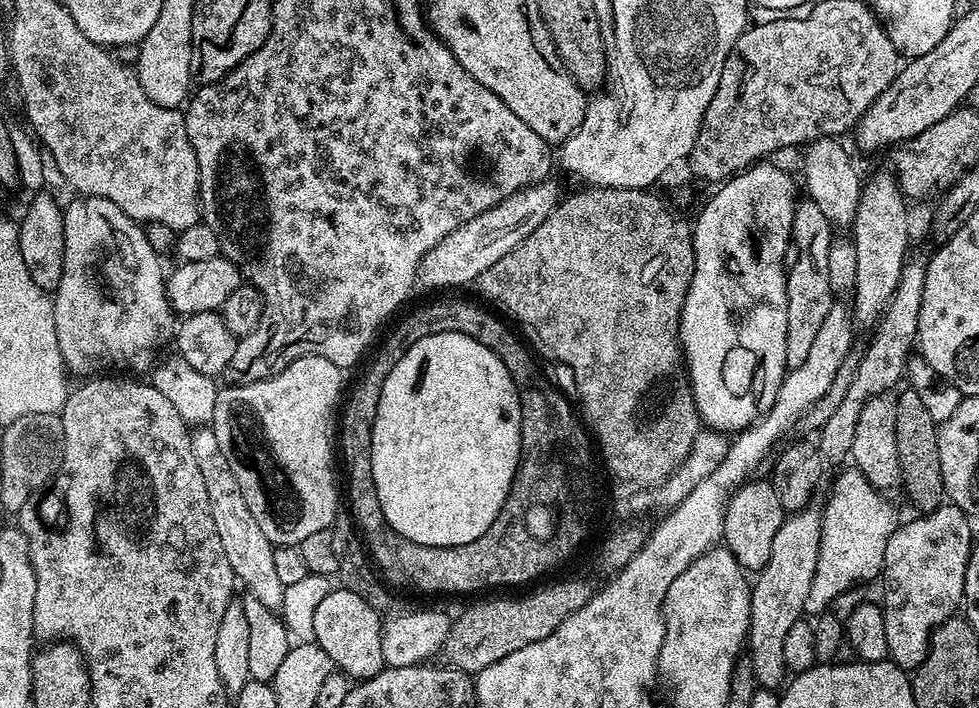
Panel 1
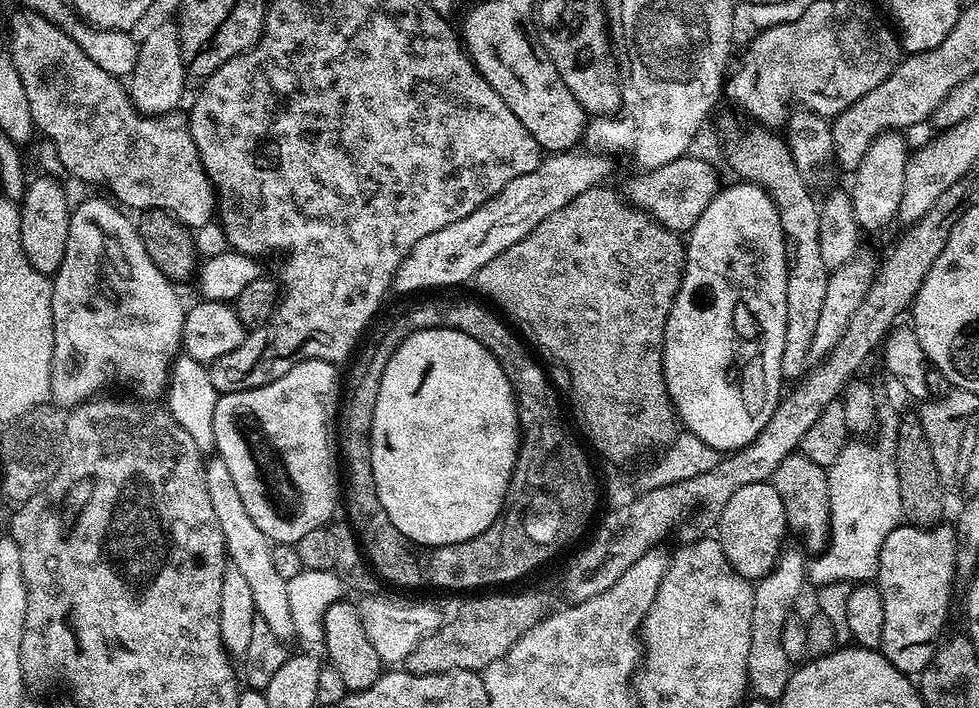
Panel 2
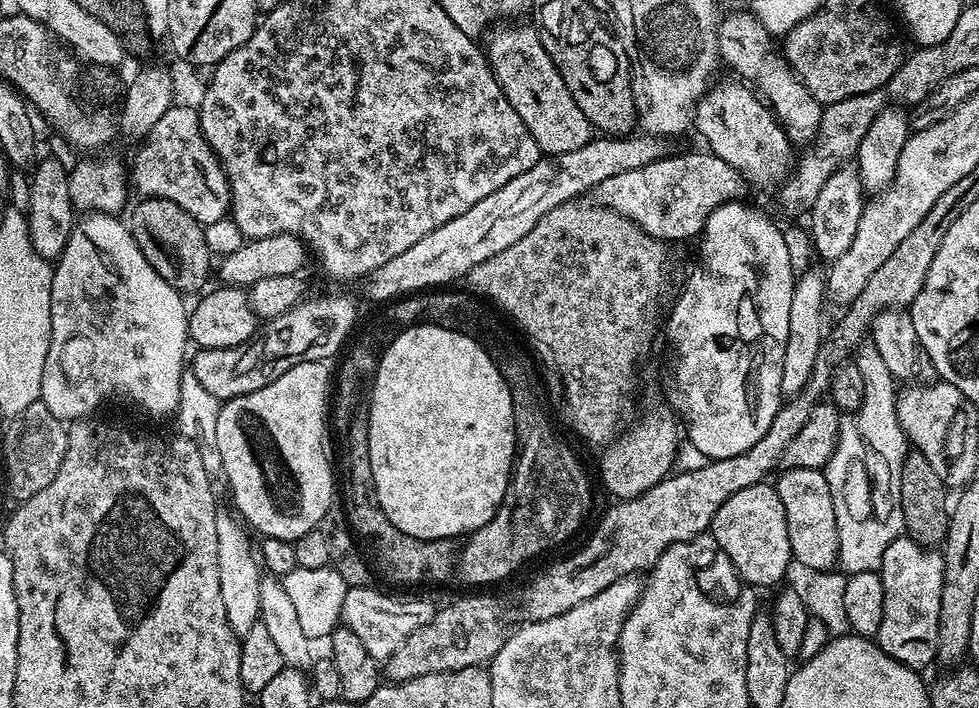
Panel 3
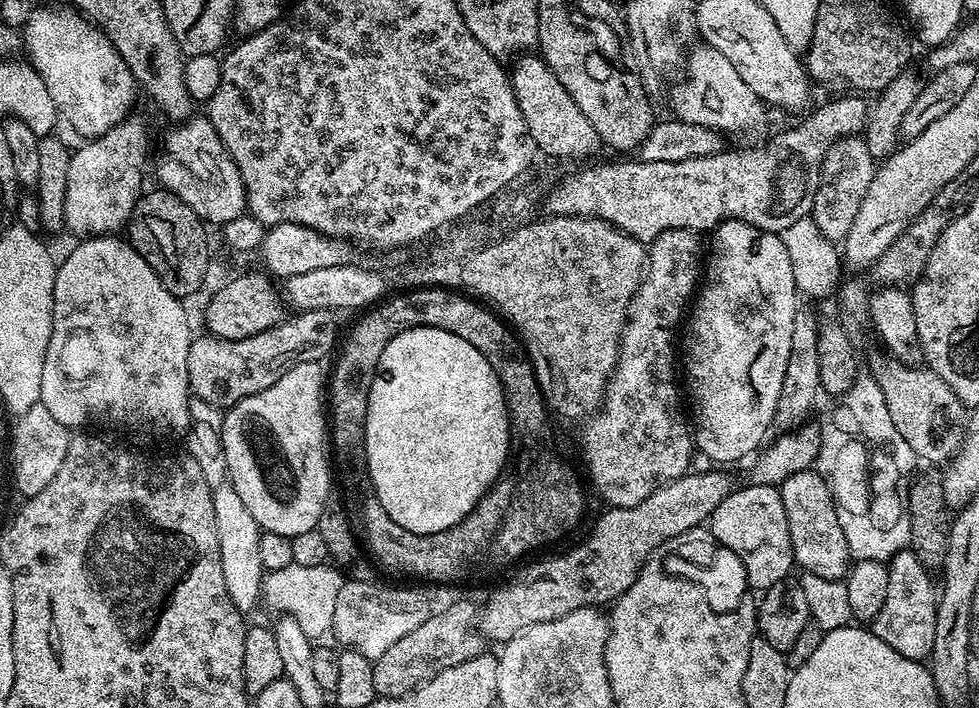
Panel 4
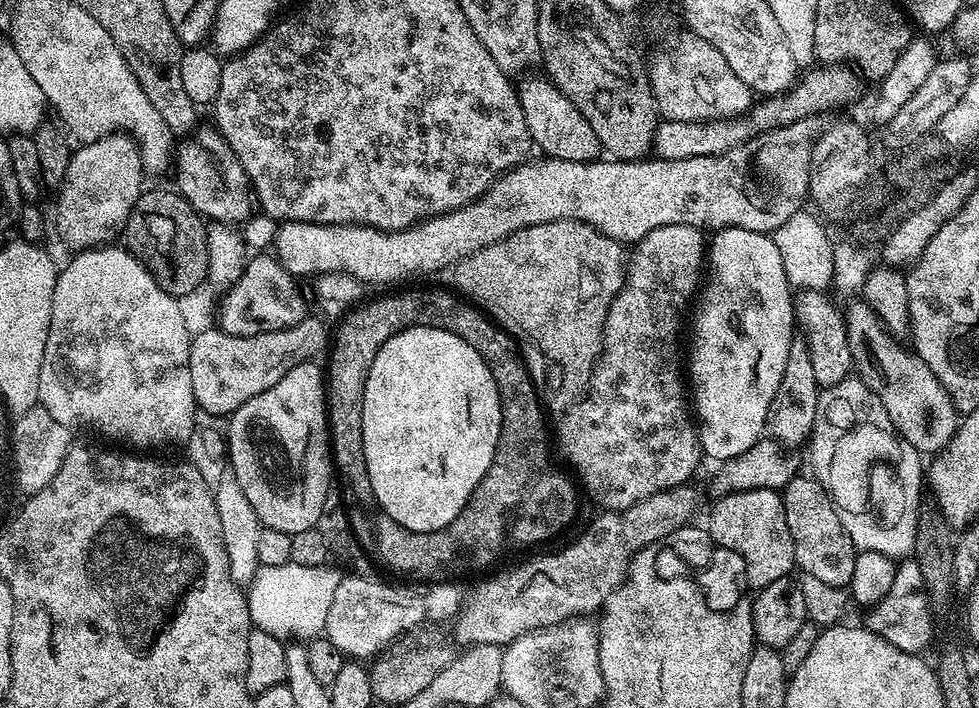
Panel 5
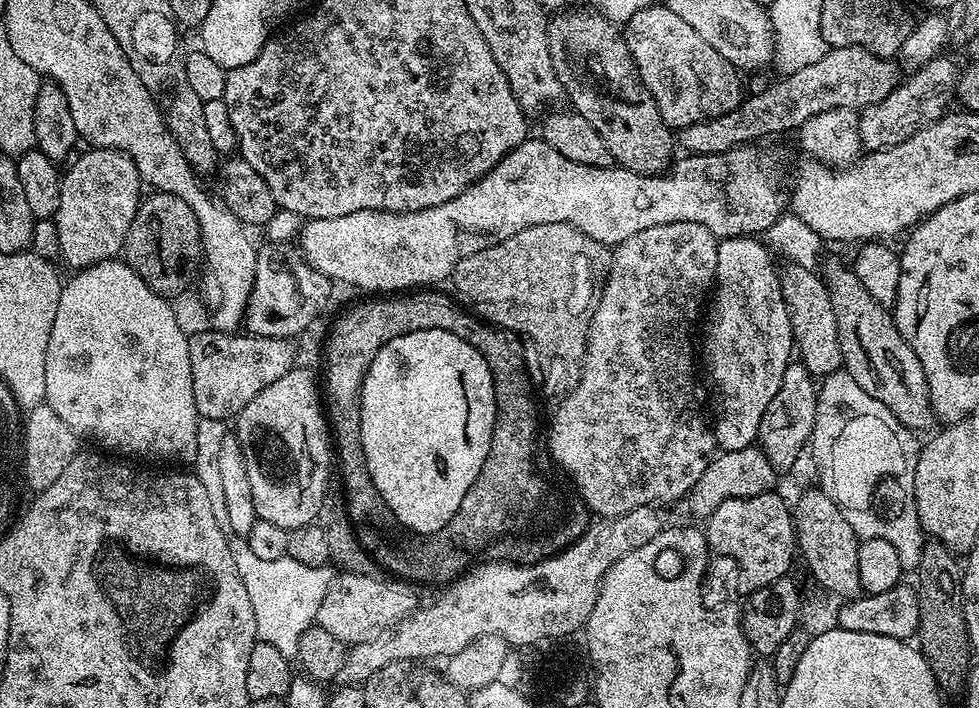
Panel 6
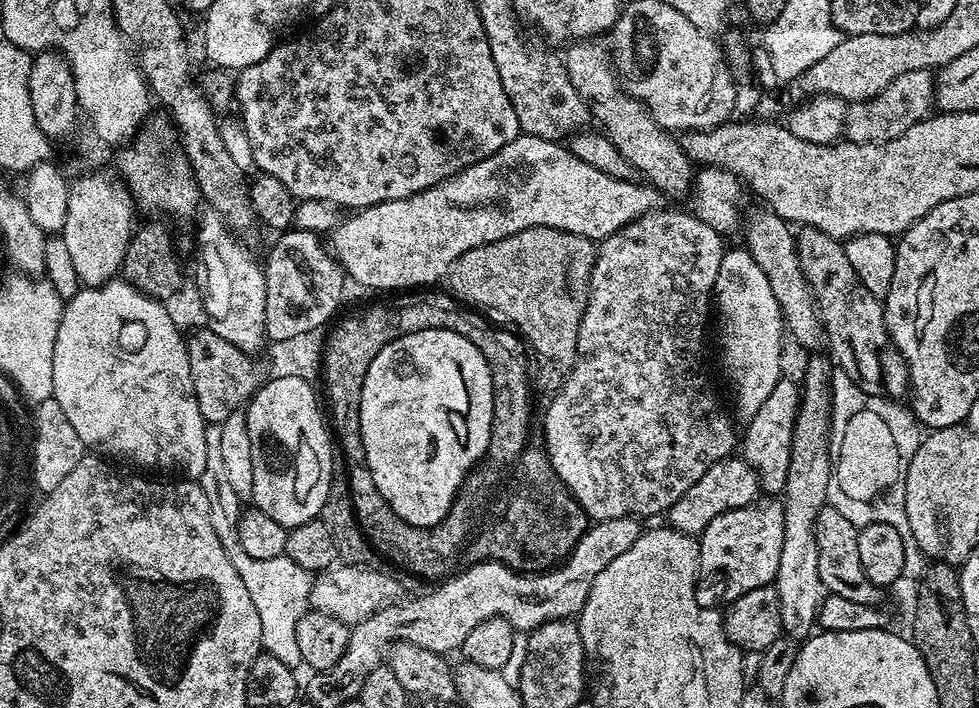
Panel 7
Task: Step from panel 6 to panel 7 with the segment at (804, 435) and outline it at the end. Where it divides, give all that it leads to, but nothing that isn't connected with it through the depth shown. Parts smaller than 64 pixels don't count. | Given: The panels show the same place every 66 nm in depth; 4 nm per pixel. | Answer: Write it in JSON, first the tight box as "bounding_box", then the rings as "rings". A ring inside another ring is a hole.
{"bounding_box":[742,378,801,498],"rings":[[[782,378],[774,390],[770,390],[770,398],[762,402],[758,414],[747,421],[745,430],[742,432],[742,459],[744,459],[756,472],[760,480],[760,487],[769,497],[776,498],[781,495],[786,486],[788,467],[790,466],[790,454],[794,442],[794,426],[796,415],[800,409],[801,385],[788,378]]]}

